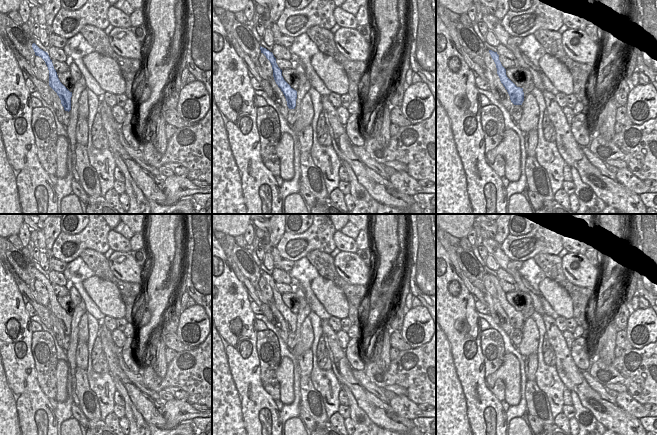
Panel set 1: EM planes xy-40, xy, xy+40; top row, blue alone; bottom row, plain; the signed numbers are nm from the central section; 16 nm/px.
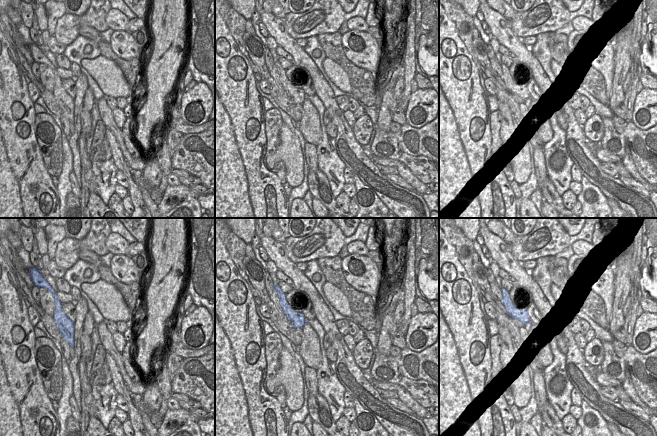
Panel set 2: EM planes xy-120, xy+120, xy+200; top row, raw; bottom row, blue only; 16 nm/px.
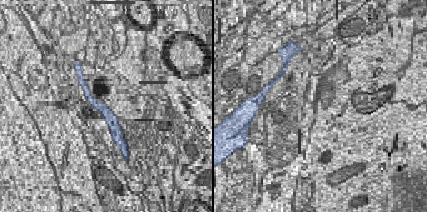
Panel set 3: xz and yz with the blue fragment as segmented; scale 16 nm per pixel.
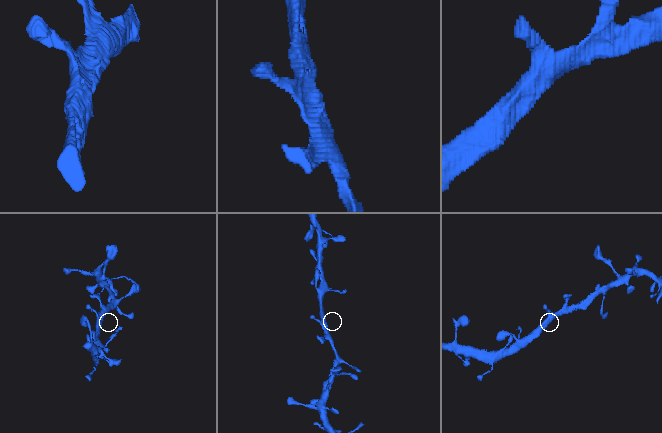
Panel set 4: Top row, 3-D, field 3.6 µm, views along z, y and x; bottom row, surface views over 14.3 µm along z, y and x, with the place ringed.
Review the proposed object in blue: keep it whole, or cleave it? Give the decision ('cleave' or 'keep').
keep

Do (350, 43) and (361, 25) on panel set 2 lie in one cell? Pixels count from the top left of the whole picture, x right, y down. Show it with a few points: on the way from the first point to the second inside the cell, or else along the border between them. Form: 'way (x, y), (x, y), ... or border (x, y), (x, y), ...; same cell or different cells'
border (349, 29), (365, 31); different cells

